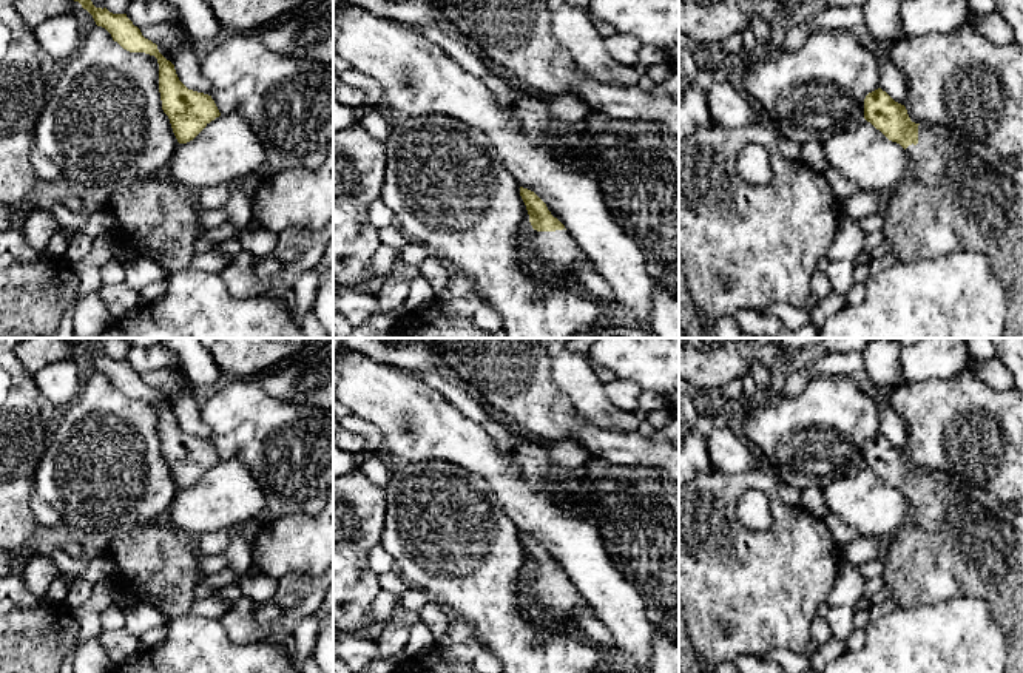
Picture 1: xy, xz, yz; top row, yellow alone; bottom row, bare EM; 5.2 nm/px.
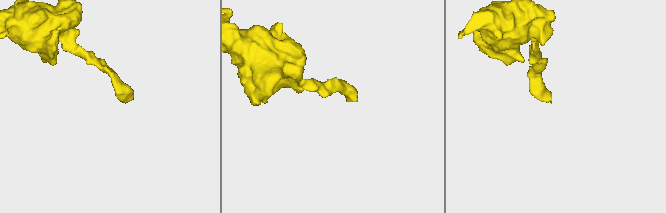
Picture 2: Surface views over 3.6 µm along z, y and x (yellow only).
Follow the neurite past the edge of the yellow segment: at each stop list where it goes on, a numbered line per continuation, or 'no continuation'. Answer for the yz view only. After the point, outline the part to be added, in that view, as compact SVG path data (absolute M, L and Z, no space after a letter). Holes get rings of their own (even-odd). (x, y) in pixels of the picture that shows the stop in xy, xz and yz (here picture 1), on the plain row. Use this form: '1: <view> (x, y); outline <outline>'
1: yz (949, 545); outline M918 471L918 489L909 491L903 525L886 537L881 577L898 608L915 608L954 597L983 599L1008 641L1006 673L1023 673L1023 533L1009 520L995 517L967 494L929 471Z

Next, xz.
1: xz (557, 596); outline M529 568L525 590L528 600L540 605L549 624L582 634L577 622L577 608L586 602L568 576L537 577Z

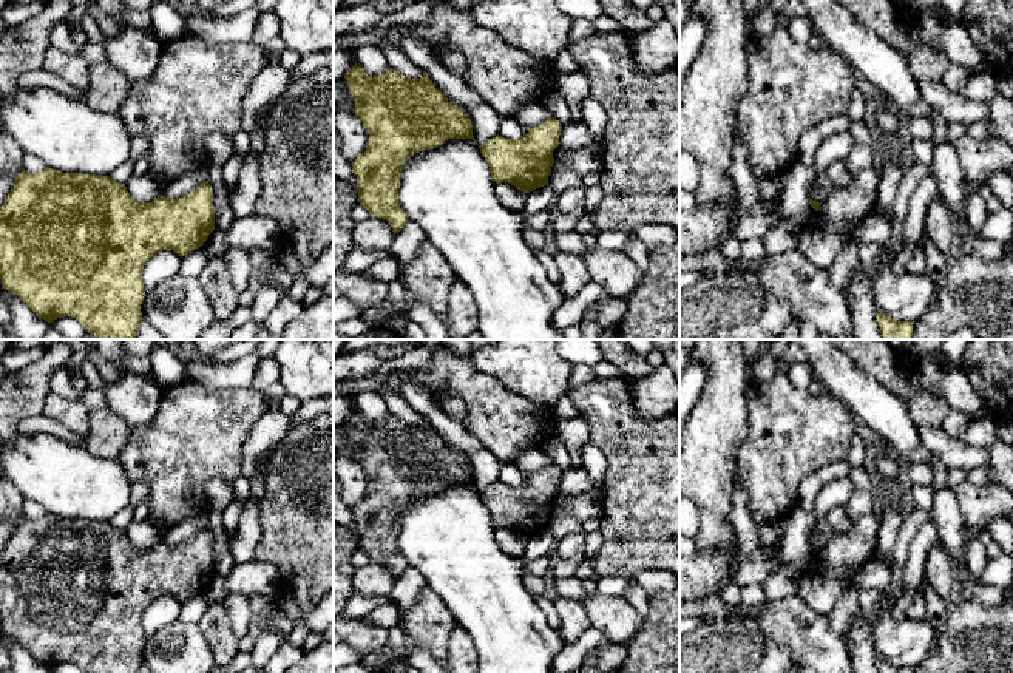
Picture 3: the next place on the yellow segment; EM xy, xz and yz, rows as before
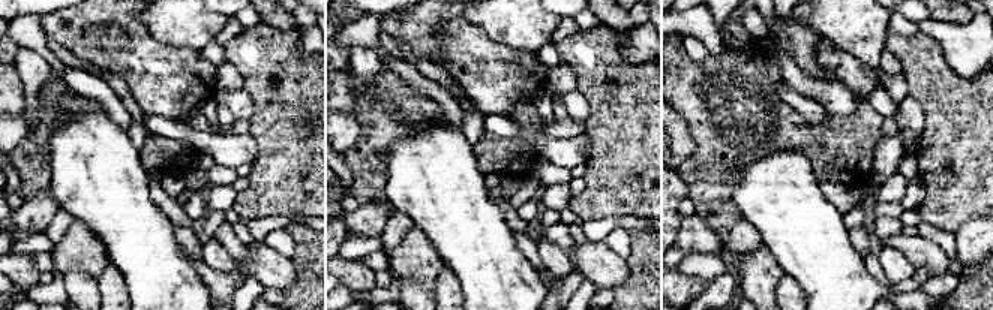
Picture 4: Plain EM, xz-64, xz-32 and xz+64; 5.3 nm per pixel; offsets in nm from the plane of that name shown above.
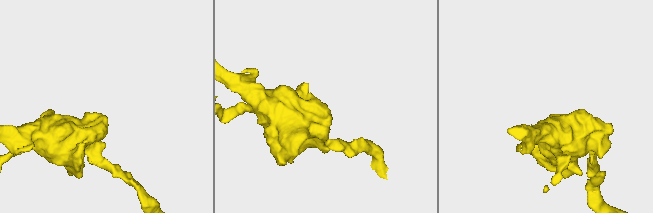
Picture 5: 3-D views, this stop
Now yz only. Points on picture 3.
no continuation

